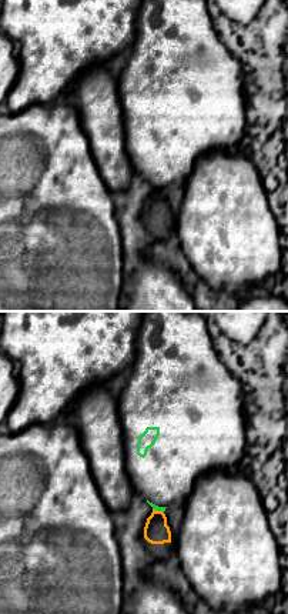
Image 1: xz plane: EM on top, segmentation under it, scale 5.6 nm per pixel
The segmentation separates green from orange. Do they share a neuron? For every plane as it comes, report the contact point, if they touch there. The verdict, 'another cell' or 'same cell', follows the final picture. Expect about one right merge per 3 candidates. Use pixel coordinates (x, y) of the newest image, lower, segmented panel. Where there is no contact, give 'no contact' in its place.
meets green at (158, 510)

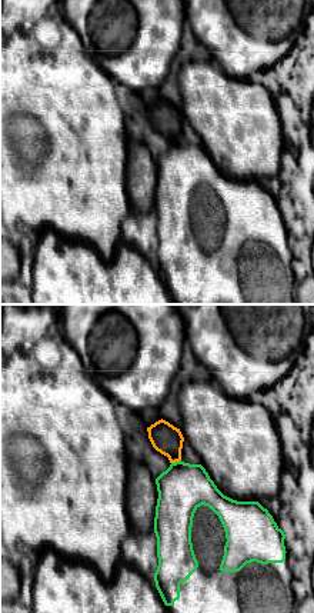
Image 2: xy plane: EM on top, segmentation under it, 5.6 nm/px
meets green at (176, 462)

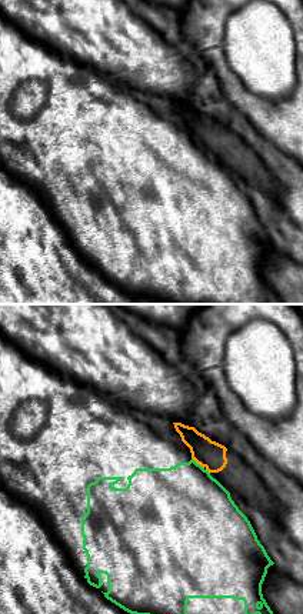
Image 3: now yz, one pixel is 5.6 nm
meets green at (196, 463)

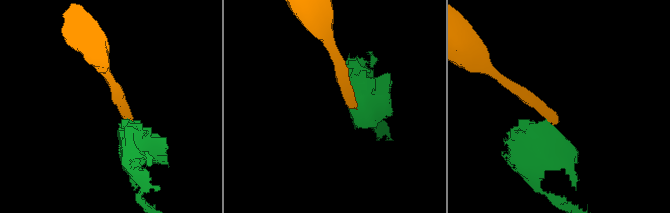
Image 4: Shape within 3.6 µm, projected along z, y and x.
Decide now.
another cell

